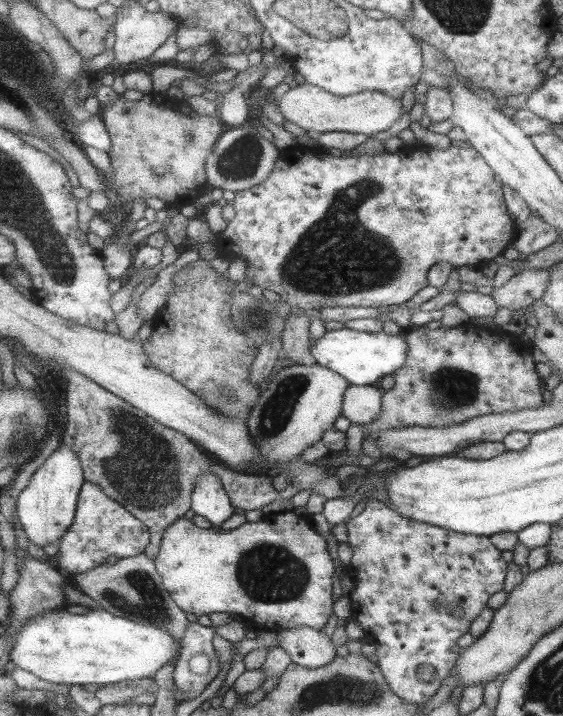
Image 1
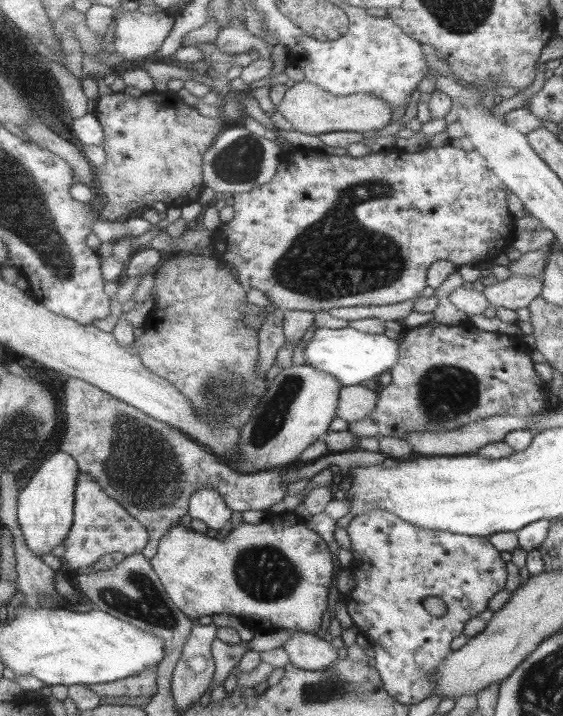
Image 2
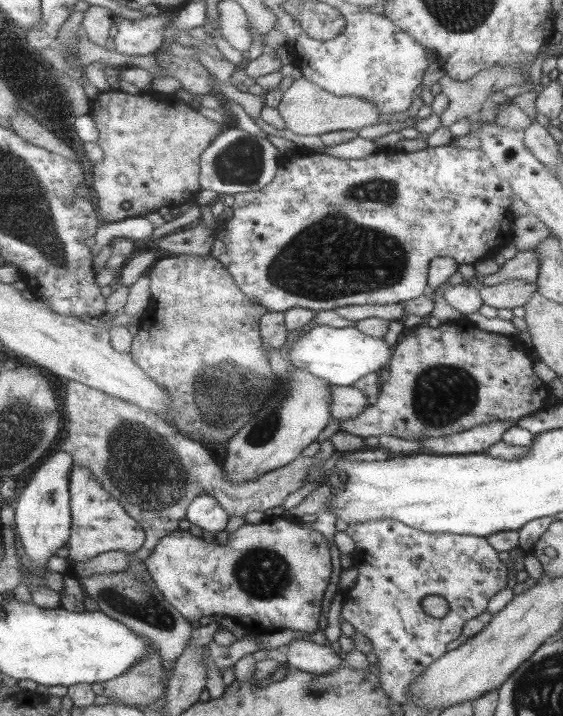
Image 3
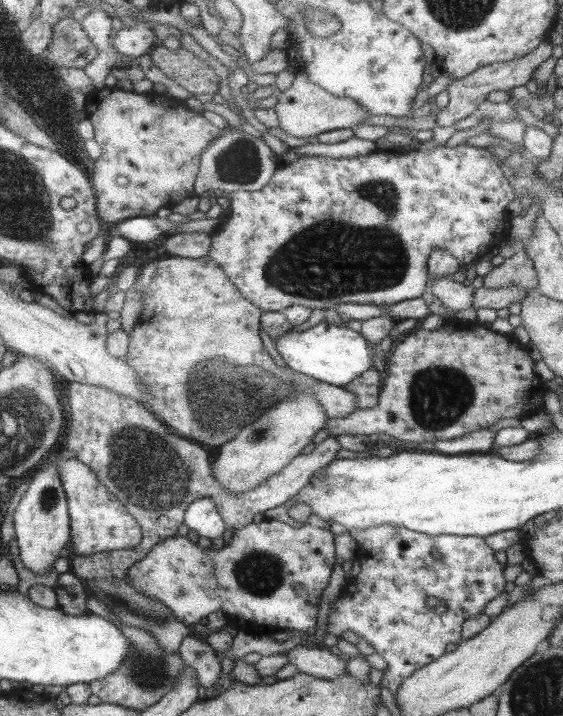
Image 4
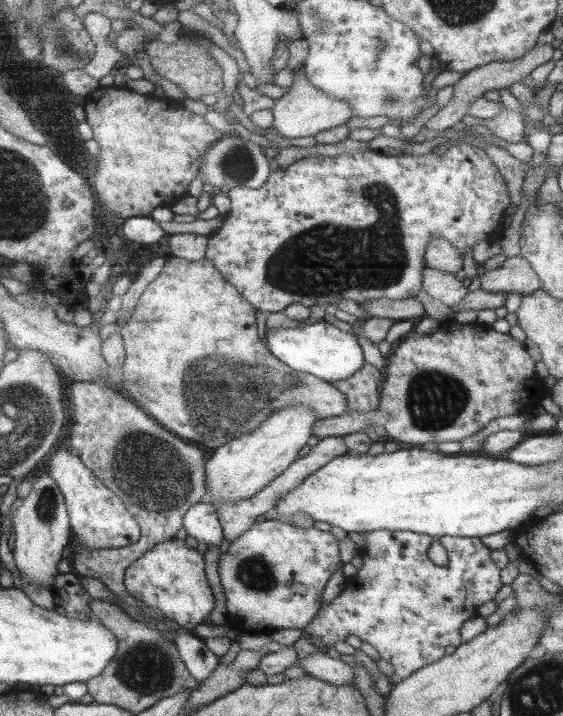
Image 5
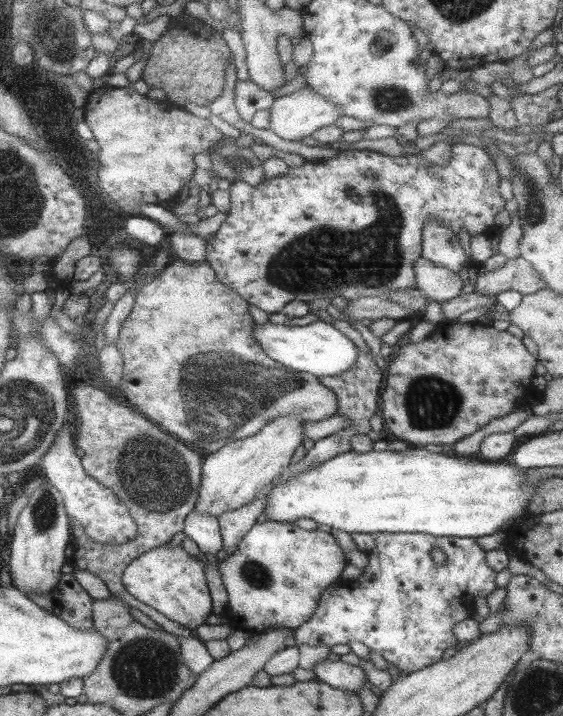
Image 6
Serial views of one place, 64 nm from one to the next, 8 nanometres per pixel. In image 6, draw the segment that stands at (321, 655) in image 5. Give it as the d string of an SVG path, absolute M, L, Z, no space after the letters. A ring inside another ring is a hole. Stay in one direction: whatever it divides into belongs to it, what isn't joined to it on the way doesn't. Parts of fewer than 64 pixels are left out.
M325 659L316 663L314 666L314 674L320 681L326 682L338 689L347 689L353 693L359 694L359 690L363 688L365 680L368 681L367 670L363 663L354 666L338 661Z

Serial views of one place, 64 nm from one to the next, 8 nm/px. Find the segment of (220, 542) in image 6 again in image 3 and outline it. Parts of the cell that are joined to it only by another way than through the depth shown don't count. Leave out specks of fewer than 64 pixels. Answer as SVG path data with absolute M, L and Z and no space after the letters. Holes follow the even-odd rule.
M203 492L193 499L187 512L187 520L197 525L202 531L208 531L213 535L225 530L229 526L229 513L219 499L211 493Z

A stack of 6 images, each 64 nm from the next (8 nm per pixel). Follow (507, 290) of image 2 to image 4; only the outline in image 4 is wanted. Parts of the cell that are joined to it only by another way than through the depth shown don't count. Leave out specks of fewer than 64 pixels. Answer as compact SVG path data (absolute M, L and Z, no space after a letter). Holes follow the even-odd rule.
M517 286L499 287L499 288L487 288L480 287L474 290L473 296L471 296L470 306L472 308L507 308L511 302L521 302L527 290Z

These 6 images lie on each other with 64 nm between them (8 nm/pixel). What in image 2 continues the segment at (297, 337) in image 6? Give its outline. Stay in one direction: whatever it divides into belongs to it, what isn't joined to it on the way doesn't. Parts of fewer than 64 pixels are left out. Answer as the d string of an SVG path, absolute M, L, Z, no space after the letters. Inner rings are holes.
M351 326L340 330L313 329L299 352L297 363L310 364L321 371L331 373L344 386L363 385L367 380L377 379L383 372L391 372L400 360L401 340L387 334L366 334Z

